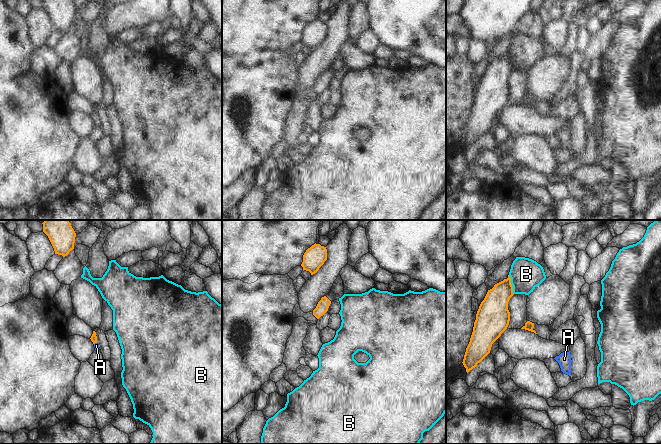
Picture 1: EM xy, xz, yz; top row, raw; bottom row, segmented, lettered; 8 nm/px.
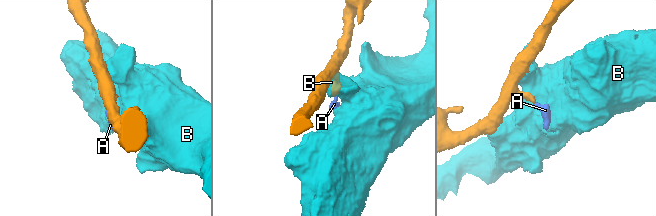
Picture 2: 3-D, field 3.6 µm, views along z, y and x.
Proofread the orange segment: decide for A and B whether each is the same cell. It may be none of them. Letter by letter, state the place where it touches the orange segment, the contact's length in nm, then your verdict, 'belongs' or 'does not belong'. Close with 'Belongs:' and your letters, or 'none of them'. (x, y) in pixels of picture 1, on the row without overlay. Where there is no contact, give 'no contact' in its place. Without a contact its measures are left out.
A: contact xy (95, 118); length 30 nm; belongs
B: contact yz (511, 61); length 170 nm; does not belong
Belongs: A

